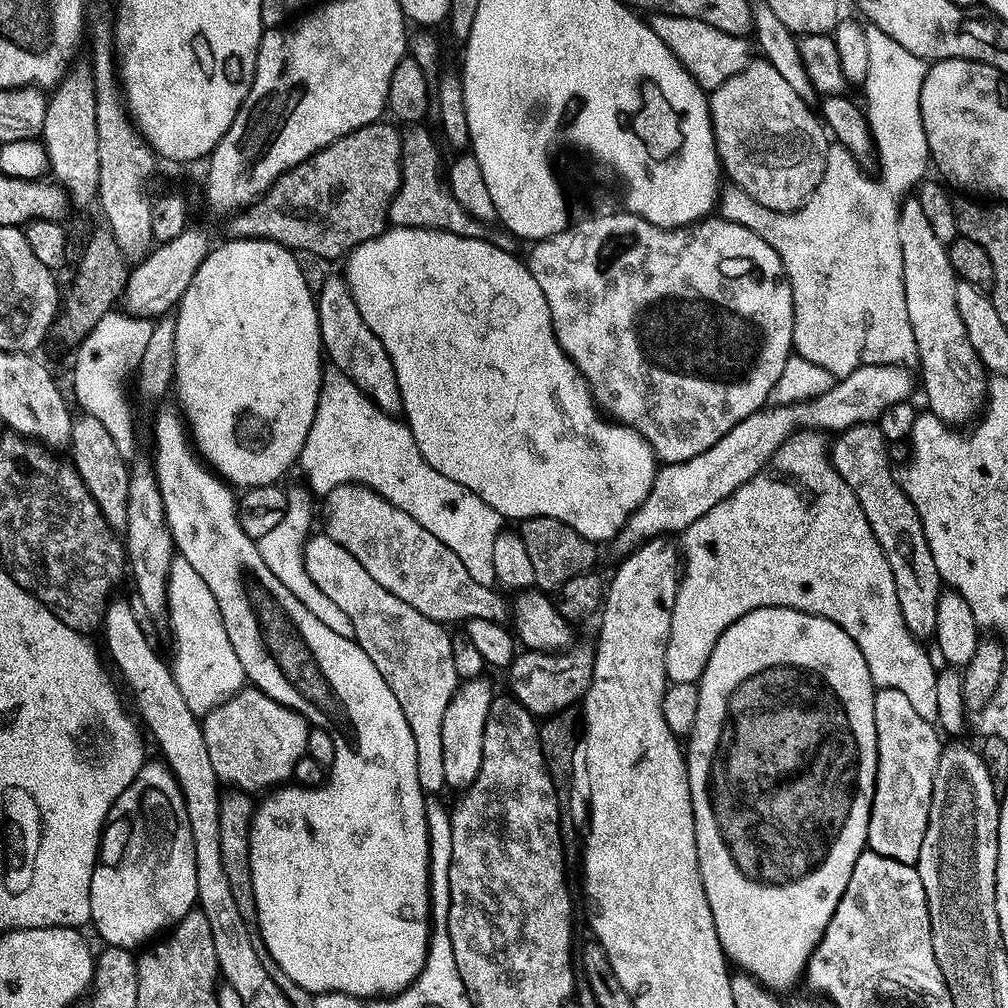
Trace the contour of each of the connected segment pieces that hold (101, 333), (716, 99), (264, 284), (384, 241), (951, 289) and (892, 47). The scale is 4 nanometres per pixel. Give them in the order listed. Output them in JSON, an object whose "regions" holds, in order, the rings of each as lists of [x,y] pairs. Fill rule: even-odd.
{"regions":[[[[113,310],[90,330],[90,334],[75,349],[76,361],[72,364],[72,392],[87,415],[98,418],[106,430],[110,430],[110,438],[114,438],[114,446],[118,446],[121,456],[131,457],[132,447],[136,444],[136,432],[132,429],[132,412],[128,409],[128,400],[124,397],[124,379],[128,371],[133,371],[148,341],[149,325],[140,318],[119,316]]],[[[763,58],[753,59],[748,67],[742,69],[734,78],[724,82],[722,86],[711,89],[708,96],[708,116],[712,119],[712,133],[716,139],[716,155],[720,157],[723,175],[731,183],[737,184],[742,190],[746,190],[746,194],[750,194],[750,198],[754,198],[754,202],[762,202],[762,206],[766,206],[766,210],[793,212],[795,208],[801,208],[807,202],[808,195],[819,186],[820,179],[823,178],[823,172],[826,170],[830,136],[822,123],[821,117],[815,111],[812,113],[808,107],[810,107],[809,101],[803,100],[794,90],[794,86],[790,86],[790,82],[786,82],[786,78],[782,78],[779,70]]],[[[235,238],[225,239],[225,244],[220,244],[209,251],[208,257],[202,262],[202,266],[198,266],[198,270],[194,274],[194,278],[190,282],[190,286],[184,291],[184,296],[180,300],[178,307],[175,309],[174,315],[176,317],[176,333],[174,334],[174,362],[176,367],[174,369],[174,394],[180,399],[179,407],[182,409],[183,419],[186,421],[187,427],[190,429],[191,439],[194,441],[194,448],[197,453],[210,465],[211,471],[215,472],[217,476],[223,478],[233,489],[247,490],[256,487],[266,487],[268,485],[275,485],[280,482],[284,475],[288,472],[288,467],[295,465],[300,458],[300,451],[306,442],[306,434],[310,434],[310,422],[314,422],[314,414],[318,406],[318,398],[320,397],[320,383],[324,377],[325,365],[320,364],[320,356],[322,360],[322,345],[320,342],[320,315],[316,309],[317,297],[308,289],[308,280],[304,277],[304,272],[300,269],[300,264],[295,260],[293,253],[289,249],[284,248],[281,244],[275,244],[269,240],[238,240]]],[[[392,226],[374,238],[360,241],[347,253],[344,262],[342,279],[362,314],[362,322],[366,322],[370,330],[374,330],[378,342],[386,346],[386,354],[390,354],[390,362],[394,366],[400,387],[403,419],[412,430],[418,450],[438,471],[478,494],[487,504],[494,506],[501,517],[507,519],[509,516],[512,520],[523,522],[533,516],[558,518],[579,536],[593,542],[608,540],[615,532],[617,535],[623,529],[652,489],[658,471],[656,455],[635,432],[609,422],[596,407],[587,382],[581,380],[580,373],[573,368],[568,355],[558,346],[552,329],[550,308],[546,306],[546,296],[539,289],[538,282],[534,282],[534,274],[530,274],[527,263],[521,257],[519,260],[514,253],[507,252],[496,244],[488,245],[484,238],[459,236],[437,228]]],[[[912,198],[899,205],[898,215],[895,217],[896,230],[894,230],[894,237],[901,244],[902,250],[902,266],[904,278],[904,293],[906,294],[906,310],[908,311],[908,322],[912,327],[912,339],[914,341],[914,347],[920,351],[920,368],[924,371],[924,396],[928,399],[927,407],[930,409],[933,416],[937,416],[939,420],[944,421],[949,426],[961,426],[976,412],[976,407],[981,407],[982,401],[986,396],[986,369],[983,364],[980,363],[980,355],[974,350],[974,346],[970,344],[970,338],[966,334],[966,326],[962,322],[962,314],[958,310],[958,302],[956,301],[956,285],[958,283],[958,277],[956,271],[950,266],[950,258],[948,257],[948,249],[944,243],[938,238],[938,234],[934,234],[934,226],[930,226],[930,218],[926,218],[926,214],[922,210],[919,199]]],[[[865,27],[866,43],[869,47],[869,68],[862,85],[868,99],[866,115],[871,139],[880,147],[884,159],[884,172],[892,180],[905,180],[913,186],[919,185],[929,175],[930,157],[926,130],[922,126],[920,95],[926,71],[925,61],[910,50],[898,46],[890,34],[882,34],[877,27]]]]}

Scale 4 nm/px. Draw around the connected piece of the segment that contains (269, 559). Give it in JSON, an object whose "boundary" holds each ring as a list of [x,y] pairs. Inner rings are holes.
{"boundary":[[[301,486],[301,488],[289,487],[287,495],[288,505],[285,506],[278,526],[275,526],[258,542],[262,558],[266,562],[266,566],[270,566],[270,570],[276,575],[278,582],[282,582],[282,586],[288,591],[291,599],[302,602],[302,606],[306,606],[306,610],[310,610],[310,614],[314,614],[314,618],[318,618],[318,622],[322,622],[330,630],[334,630],[334,634],[352,636],[350,618],[346,618],[346,613],[338,606],[338,602],[334,602],[334,598],[330,598],[330,594],[324,592],[323,587],[314,579],[310,568],[308,570],[304,565],[306,545],[310,539],[308,531],[312,528],[313,493],[307,487]]]}

